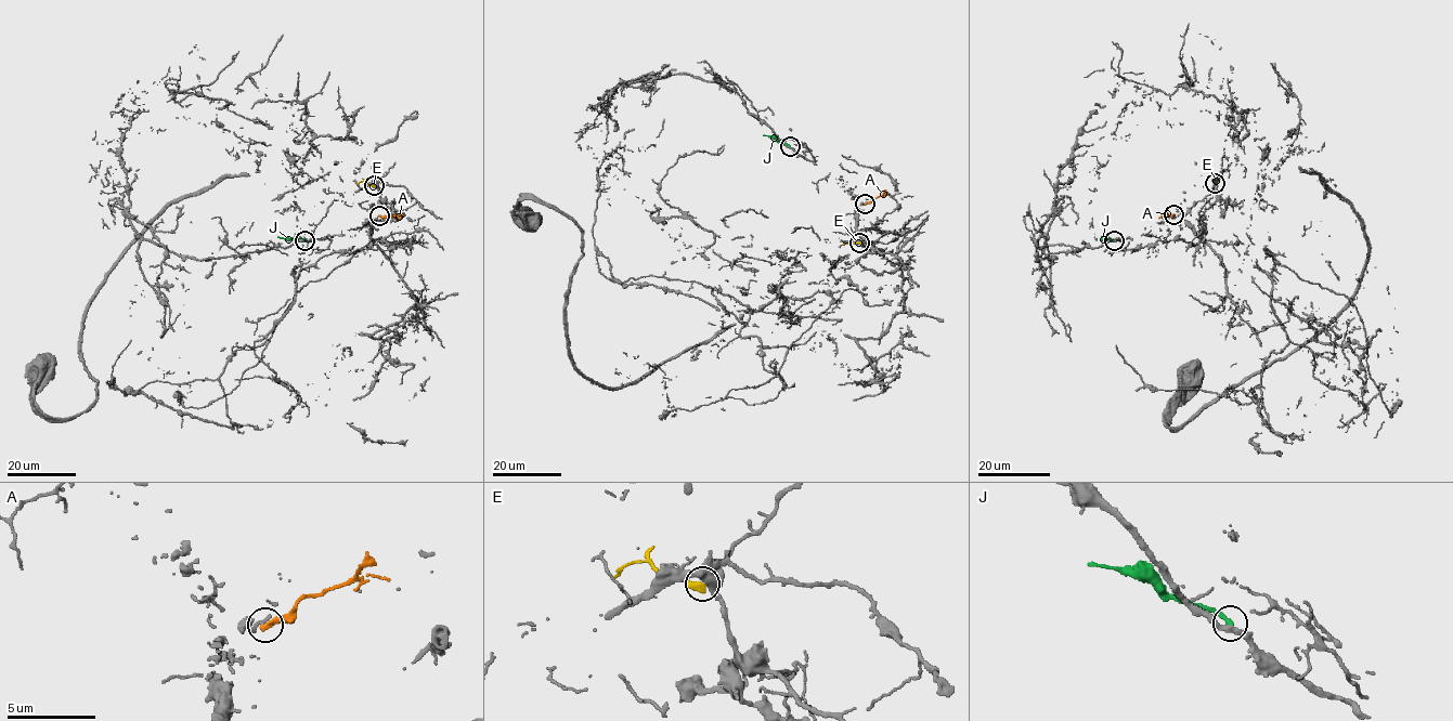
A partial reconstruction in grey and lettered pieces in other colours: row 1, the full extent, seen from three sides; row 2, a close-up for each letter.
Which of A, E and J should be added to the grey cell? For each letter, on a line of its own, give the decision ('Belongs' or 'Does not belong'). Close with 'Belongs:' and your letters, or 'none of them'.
A: Does not belong
E: Does not belong
J: Does not belong
Belongs: none of them

